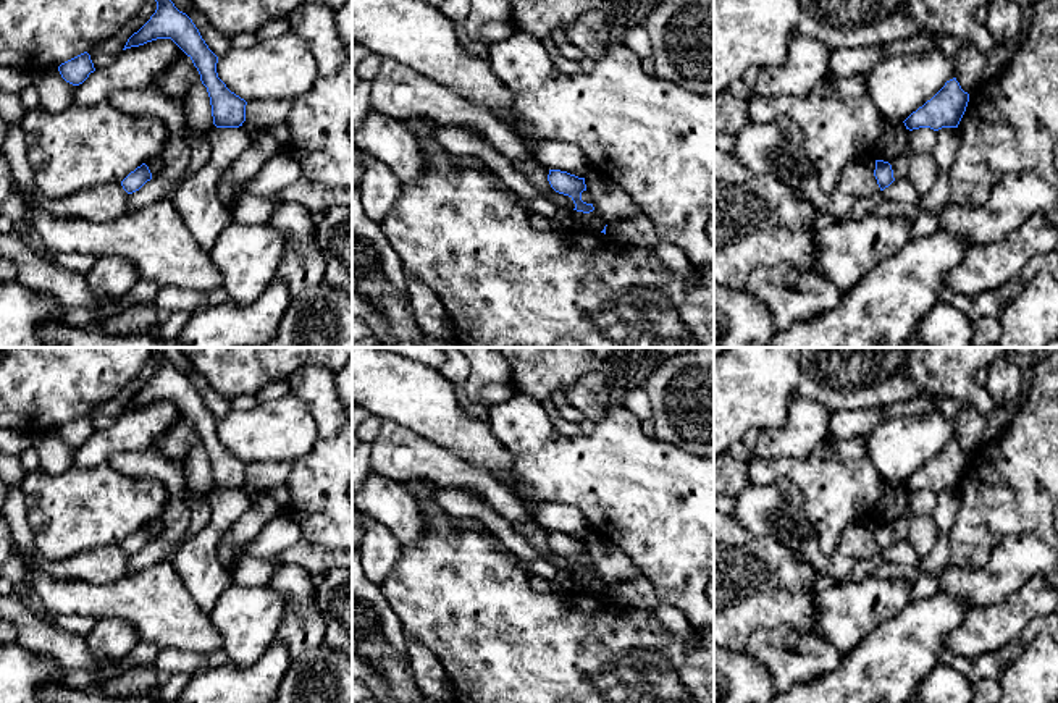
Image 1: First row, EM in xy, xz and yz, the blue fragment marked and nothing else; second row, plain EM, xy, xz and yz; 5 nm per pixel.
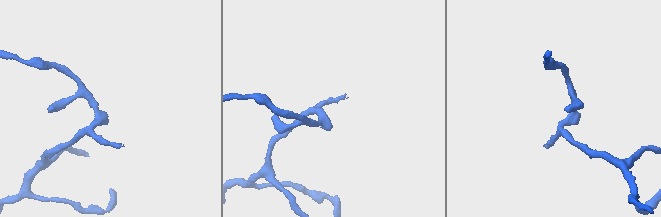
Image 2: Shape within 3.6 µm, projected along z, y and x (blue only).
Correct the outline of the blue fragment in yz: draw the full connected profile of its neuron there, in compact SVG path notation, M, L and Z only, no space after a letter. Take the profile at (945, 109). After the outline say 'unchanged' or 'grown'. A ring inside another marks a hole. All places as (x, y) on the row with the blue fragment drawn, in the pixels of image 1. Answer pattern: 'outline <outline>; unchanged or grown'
outline M956 78L945 82L945 86L922 107L913 112L903 123L906 129L930 128L938 131L942 128L958 128L966 107L969 94L964 92Z; unchanged

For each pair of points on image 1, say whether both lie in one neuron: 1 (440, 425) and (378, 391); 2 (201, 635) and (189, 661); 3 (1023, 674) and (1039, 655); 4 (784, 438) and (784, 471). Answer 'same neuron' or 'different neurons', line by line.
1: same neuron
2: different neurons
3: same neuron
4: different neurons

